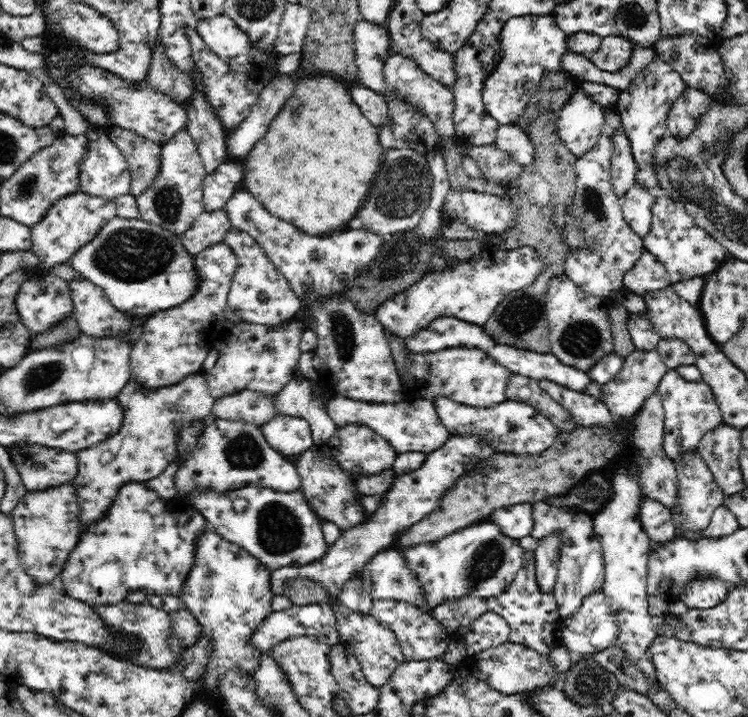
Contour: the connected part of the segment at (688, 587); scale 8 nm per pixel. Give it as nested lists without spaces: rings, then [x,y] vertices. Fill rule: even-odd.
[[[694,578],[690,584],[684,584],[684,592],[678,601],[686,603],[689,609],[712,609],[718,607],[729,596],[729,586],[716,578]]]

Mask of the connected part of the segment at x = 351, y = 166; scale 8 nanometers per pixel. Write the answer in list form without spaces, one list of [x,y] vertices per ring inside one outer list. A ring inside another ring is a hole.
[[[316,73],[298,80],[294,92],[268,128],[266,136],[254,144],[244,160],[243,190],[254,195],[270,213],[294,222],[306,233],[326,235],[336,229],[347,228],[362,208],[386,151],[377,127],[354,104],[348,86],[338,78]]]

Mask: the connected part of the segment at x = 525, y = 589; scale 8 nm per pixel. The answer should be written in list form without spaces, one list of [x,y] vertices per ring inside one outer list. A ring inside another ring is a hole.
[[[526,551],[523,556],[523,567],[518,571],[514,580],[506,587],[499,596],[486,600],[489,612],[498,614],[508,621],[510,636],[508,640],[514,644],[521,644],[547,655],[554,647],[563,644],[560,629],[561,617],[554,593],[542,593],[538,585],[536,559],[534,553]]]

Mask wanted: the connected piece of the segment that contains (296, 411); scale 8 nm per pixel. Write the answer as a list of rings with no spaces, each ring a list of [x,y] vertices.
[[[308,379],[288,382],[275,396],[274,404],[278,414],[300,417],[310,423],[314,446],[330,446],[335,439],[338,425],[332,420],[324,402],[324,392],[312,389]]]

